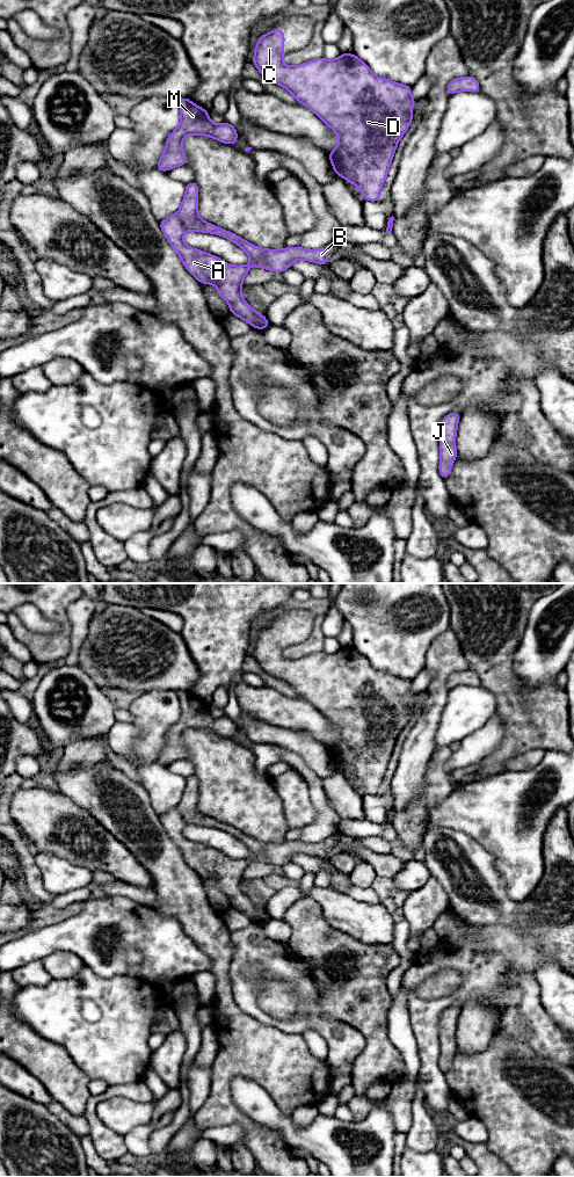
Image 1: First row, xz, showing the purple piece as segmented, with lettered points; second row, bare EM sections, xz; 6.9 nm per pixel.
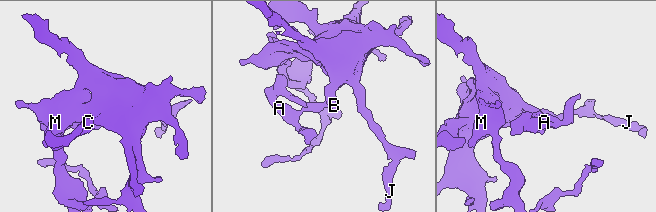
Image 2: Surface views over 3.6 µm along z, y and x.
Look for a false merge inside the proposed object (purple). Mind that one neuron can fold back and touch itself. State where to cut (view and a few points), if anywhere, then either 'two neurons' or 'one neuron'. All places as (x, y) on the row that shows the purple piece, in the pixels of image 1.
no cut; one neuron

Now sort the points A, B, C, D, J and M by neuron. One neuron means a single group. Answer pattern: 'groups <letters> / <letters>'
groups A B C D J M

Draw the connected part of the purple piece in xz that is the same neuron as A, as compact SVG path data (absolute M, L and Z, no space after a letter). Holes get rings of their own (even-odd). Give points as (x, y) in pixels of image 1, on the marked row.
M192 181L186 184L186 195L177 213L159 223L166 239L179 254L186 269L194 275L201 284L215 284L219 296L230 305L230 312L257 329L270 326L263 314L257 313L241 297L241 286L250 267L260 267L276 273L284 273L295 260L328 266L328 248L304 249L301 247L263 249L256 247L238 234L204 221L198 213L198 187ZM187 231L213 233L228 239L241 247L252 261L246 266L231 266L218 256L191 248L183 242Z

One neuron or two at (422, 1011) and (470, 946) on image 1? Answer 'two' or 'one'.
one

